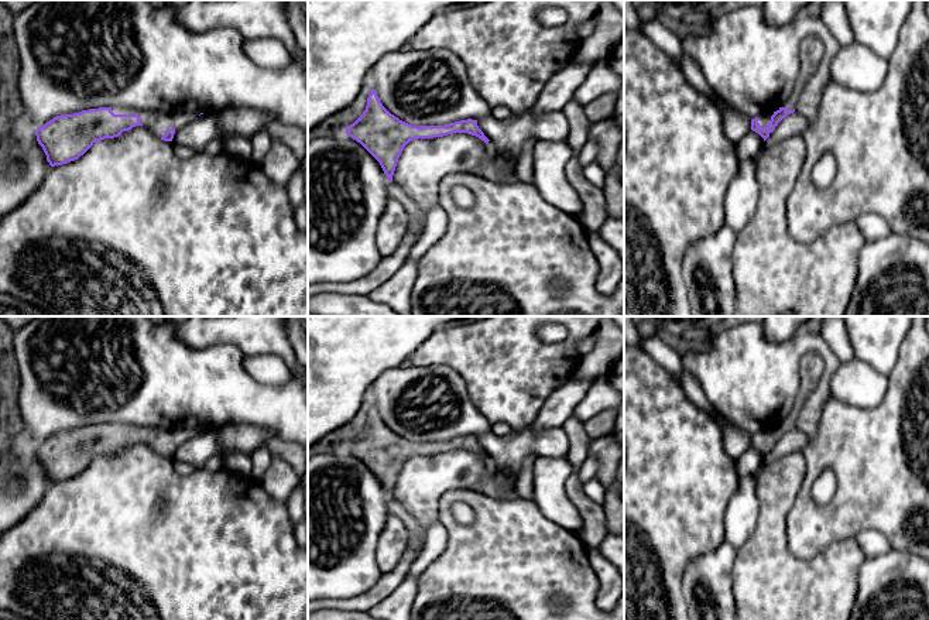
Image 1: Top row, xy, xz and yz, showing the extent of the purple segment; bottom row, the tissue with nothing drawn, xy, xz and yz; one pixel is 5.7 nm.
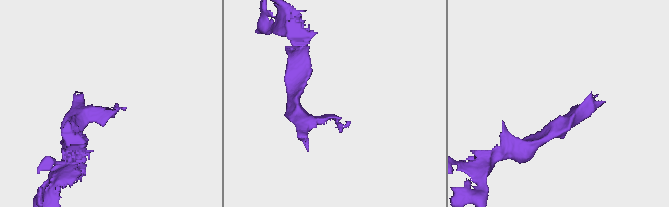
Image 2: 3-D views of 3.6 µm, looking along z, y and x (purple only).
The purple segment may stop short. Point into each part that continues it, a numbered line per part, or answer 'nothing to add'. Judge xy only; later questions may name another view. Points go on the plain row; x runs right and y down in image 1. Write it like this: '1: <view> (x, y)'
1: xy (158, 438)

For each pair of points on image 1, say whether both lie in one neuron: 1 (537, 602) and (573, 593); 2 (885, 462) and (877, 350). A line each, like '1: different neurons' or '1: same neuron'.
1: same neuron
2: different neurons

